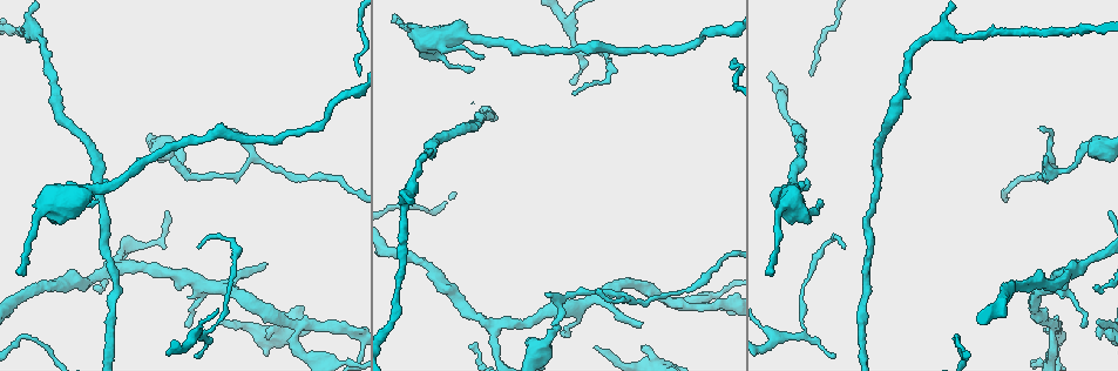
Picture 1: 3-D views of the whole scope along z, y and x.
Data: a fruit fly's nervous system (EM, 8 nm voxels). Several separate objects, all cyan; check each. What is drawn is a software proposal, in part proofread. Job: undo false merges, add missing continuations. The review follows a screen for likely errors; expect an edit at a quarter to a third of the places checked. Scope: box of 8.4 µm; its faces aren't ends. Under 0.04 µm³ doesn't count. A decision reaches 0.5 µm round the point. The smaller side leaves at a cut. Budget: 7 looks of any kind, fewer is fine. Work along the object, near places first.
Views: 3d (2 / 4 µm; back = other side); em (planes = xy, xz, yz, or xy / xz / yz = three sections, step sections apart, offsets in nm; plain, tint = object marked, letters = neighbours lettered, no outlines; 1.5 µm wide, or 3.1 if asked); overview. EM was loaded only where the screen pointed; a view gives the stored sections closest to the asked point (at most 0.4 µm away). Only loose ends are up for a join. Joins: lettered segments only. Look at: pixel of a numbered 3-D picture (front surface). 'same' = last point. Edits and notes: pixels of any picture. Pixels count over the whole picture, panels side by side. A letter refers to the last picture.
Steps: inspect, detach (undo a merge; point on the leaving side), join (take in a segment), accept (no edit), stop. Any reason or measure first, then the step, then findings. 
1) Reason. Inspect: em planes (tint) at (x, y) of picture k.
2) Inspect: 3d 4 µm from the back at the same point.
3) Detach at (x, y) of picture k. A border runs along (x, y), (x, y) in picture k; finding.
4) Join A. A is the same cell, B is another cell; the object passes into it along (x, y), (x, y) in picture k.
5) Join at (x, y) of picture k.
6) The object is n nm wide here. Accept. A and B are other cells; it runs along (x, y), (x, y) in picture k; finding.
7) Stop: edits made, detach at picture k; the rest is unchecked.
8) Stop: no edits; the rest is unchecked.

Three arms meet. Inspect: em planes (tint) at (669, 301) of picture 1.

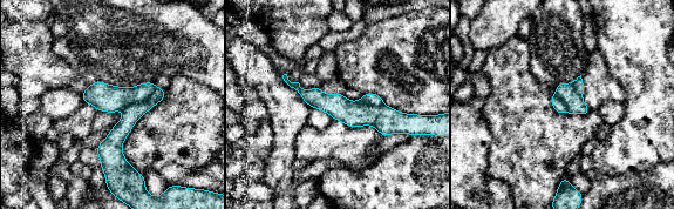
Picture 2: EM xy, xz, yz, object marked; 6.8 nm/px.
What lies round it. Inspect: em planes (letters) at the same point.

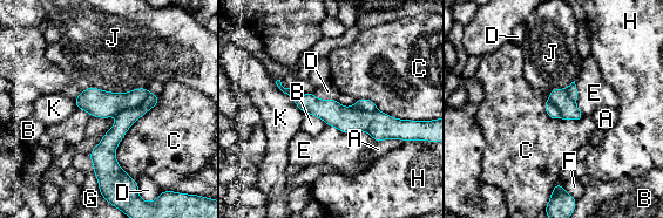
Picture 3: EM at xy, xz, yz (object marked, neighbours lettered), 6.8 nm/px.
The object is 180 nm wide here; the longest contact is with C, 600 nm. Detach at (126, 118) of picture 3. A, B, C, D, E, F, G, H, J and K are other cells; a second neuron is stuck on.

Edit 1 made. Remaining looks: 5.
Sharp bend. Inspect: em xy step 4 (tint) at (565, 296) of picture 1.

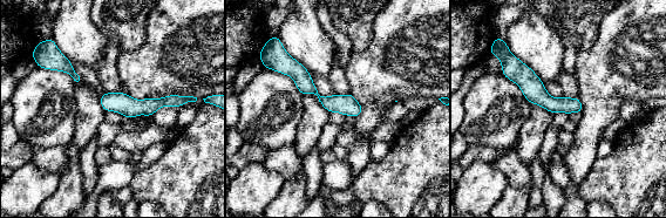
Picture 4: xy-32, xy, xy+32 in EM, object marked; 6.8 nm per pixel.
Another direction. Inspect: em planes (letters) at the same point.

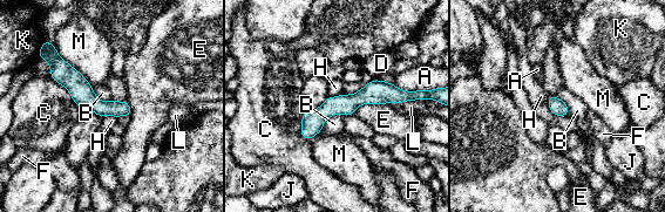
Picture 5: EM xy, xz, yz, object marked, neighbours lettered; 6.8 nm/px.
The object is 110 nm wide here. Accept. A, B, C, D, E, F, H, J, K, L and M are other cells; it runs along (395, 96), (332, 106), (304, 134) in picture 5; all the same neuron.

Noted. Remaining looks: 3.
Thin end. Inspect: em yz step 8 (tint) at (472, 71) of picture 1.

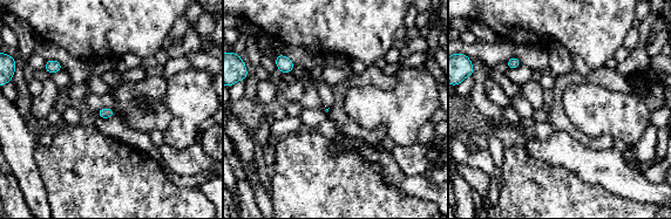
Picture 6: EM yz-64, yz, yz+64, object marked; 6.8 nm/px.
Another direction. Inspect: em planes (letters) at the same point.

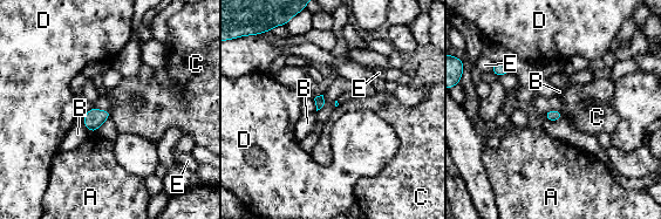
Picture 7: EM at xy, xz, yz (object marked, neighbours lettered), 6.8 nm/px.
Accept. A, B, C, D and E are other cells; a border runs along (109, 109), (110, 117) in picture 7; no lettered segment goes on from it.

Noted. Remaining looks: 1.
Stop: edits made, detach at picture 3; the rest is unchecked.

